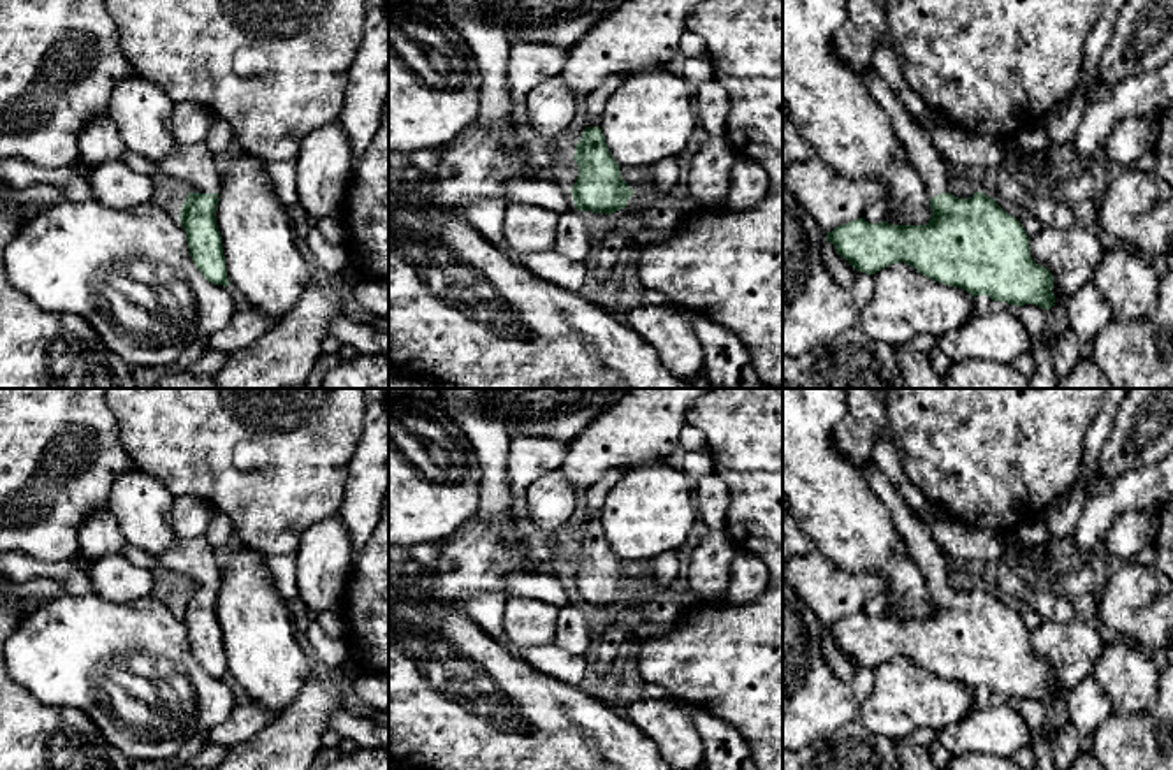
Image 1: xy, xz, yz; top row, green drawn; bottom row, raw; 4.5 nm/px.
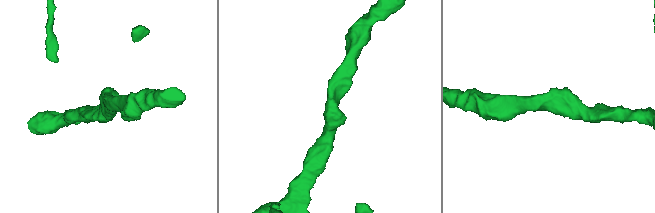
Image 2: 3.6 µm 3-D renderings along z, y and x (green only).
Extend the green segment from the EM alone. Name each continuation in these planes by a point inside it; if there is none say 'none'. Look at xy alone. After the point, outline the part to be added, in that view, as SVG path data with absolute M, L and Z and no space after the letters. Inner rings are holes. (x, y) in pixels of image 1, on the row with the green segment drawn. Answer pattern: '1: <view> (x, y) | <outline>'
1: xy (196, 167) | M204 141L192 146L178 144L158 165L193 193L220 193L218 158Z

